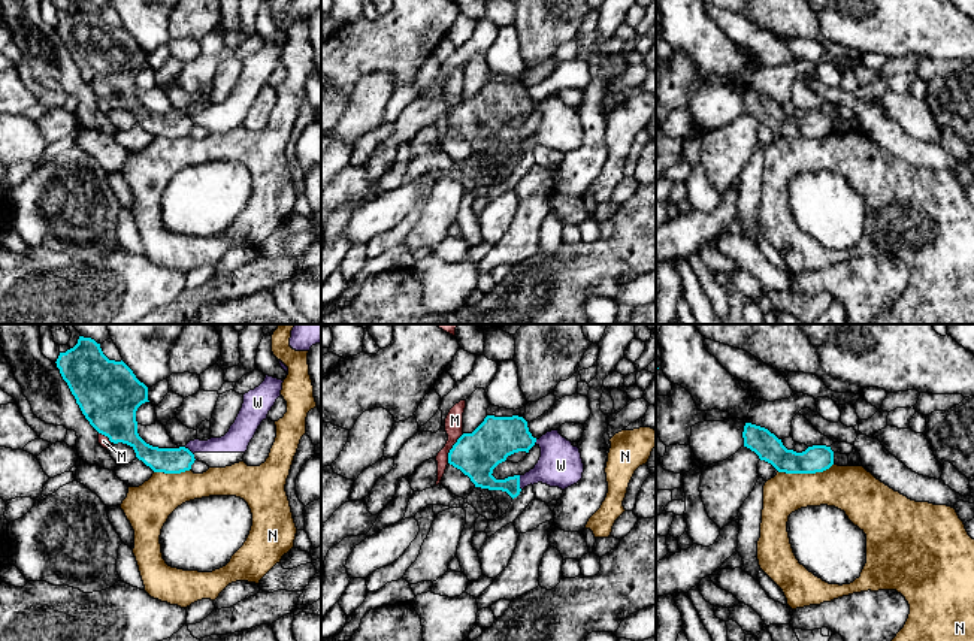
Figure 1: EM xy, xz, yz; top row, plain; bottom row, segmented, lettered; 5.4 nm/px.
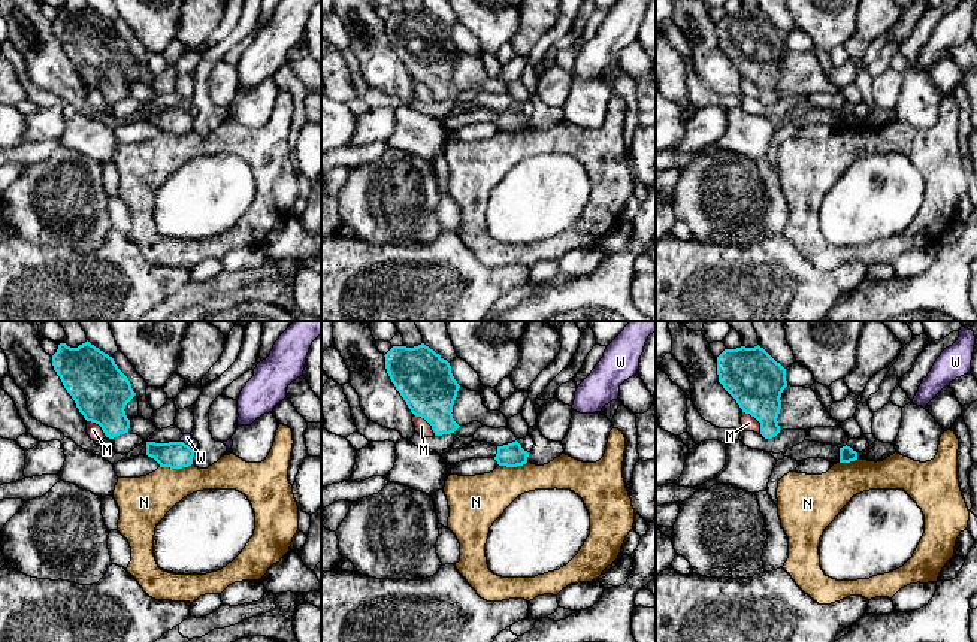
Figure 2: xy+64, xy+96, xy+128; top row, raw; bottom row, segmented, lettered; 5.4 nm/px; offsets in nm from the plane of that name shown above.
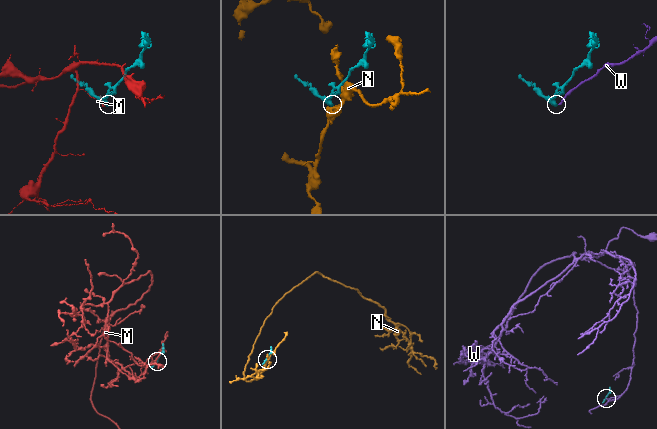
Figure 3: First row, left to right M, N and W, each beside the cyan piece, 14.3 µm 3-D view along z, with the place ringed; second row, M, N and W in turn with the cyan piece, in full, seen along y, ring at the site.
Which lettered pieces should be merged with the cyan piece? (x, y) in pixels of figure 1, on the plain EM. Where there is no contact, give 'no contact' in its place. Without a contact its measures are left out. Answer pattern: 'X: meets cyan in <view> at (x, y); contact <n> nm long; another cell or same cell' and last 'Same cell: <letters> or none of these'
M: meets cyan in xz at (451, 114); contact 180 nm long; another cell
N: meets cyan in yz at (805, 138); contact 300 nm long; another cell
W: meets cyan in xz at (519, 148); contact 80 nm long; another cell
Same cell: none of these

